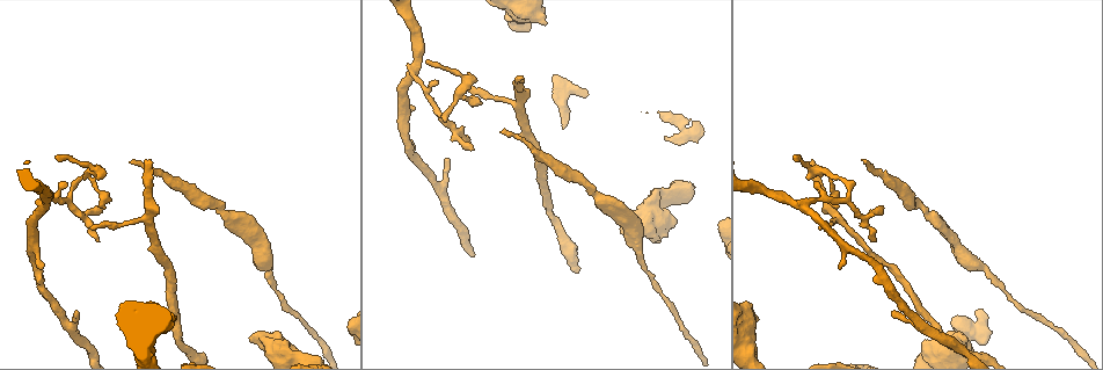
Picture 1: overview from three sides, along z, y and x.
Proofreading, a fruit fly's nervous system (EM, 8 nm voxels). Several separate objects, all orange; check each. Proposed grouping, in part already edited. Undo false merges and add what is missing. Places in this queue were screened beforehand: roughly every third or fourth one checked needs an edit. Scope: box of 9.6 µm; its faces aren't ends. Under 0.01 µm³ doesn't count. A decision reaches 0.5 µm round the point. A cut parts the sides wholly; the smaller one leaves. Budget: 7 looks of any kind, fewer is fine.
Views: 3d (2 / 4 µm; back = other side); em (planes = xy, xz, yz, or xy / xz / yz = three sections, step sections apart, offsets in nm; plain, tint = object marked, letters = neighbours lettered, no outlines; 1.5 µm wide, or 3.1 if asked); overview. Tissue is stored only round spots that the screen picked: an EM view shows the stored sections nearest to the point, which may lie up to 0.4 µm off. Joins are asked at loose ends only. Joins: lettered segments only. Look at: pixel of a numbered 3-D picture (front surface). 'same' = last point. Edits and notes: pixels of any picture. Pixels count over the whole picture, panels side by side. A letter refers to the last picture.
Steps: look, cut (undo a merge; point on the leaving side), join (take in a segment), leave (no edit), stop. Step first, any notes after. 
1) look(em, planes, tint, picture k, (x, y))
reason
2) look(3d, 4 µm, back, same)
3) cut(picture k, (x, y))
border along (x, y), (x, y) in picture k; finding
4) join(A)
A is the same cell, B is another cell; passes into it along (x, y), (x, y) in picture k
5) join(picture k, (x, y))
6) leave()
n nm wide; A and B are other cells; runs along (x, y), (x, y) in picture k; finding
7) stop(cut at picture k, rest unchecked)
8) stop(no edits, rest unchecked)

look(em, planes, tint, picture 1, (811, 159))
tapers out

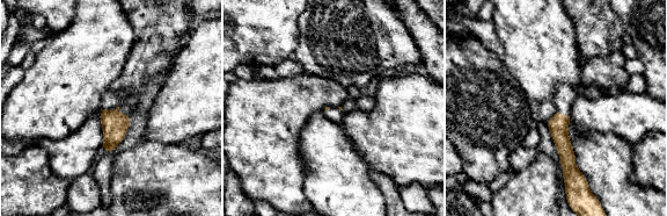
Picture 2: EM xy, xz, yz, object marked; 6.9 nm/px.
look(em, planes, letters, same)
see the neighbours

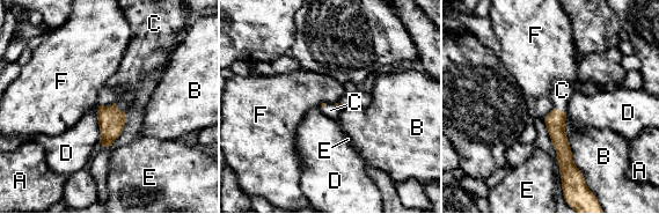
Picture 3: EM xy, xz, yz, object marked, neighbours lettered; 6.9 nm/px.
join(picture 3, (127, 76))
C is the same cell, A, B, D, E and F are other cells; passes into it along (111, 120), (109, 106), (127, 76) in picture 3; the neuron continues

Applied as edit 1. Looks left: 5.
look(overview)

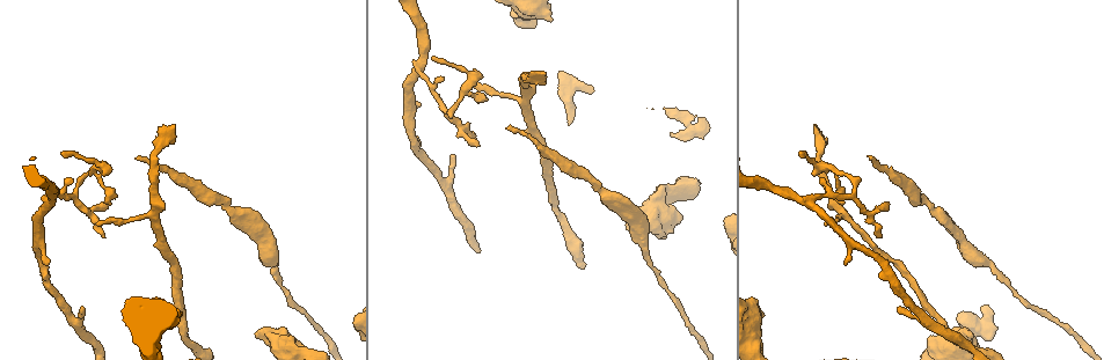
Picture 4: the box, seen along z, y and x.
look(em, planes, letters, picture 4, (801, 151))
tapers out

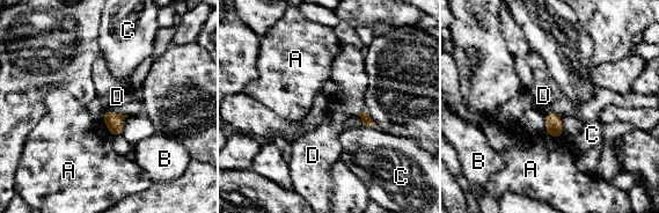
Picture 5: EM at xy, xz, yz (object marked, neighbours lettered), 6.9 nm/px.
leave()
A, B, C and D are other cells; border along (105, 111), (122, 112), (127, 116) in picture 5; no lettered segment goes on from it

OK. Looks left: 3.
look(3d, 4 µm, picture 4, (99, 223))
an open end

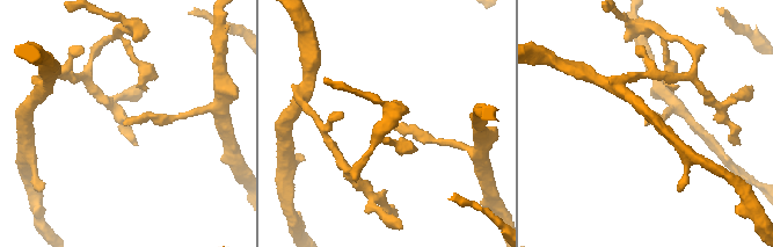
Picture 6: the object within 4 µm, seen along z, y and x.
look(em, xz, step 8, tint, picture 6, (123, 122))
shape alone is not enough

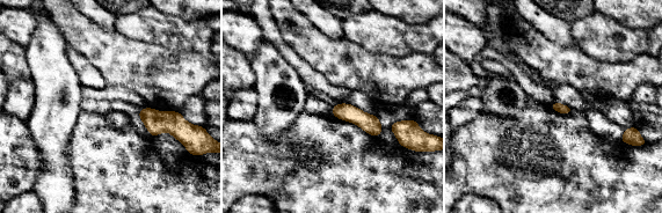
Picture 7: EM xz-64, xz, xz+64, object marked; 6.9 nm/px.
look(em, planes, letters, same)

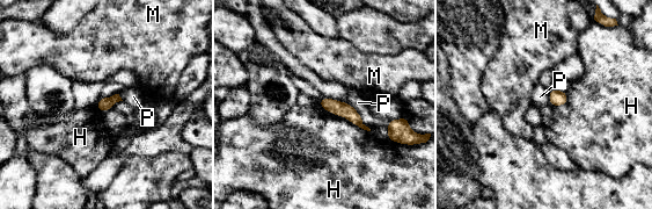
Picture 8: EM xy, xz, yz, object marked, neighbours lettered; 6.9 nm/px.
leave()
100 nm wide; H, M and P are other cells; runs along (322, 102), (345, 109), (359, 123) in picture 8; none of them fits

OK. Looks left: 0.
stop(join at picture 3, rest unchecked)

